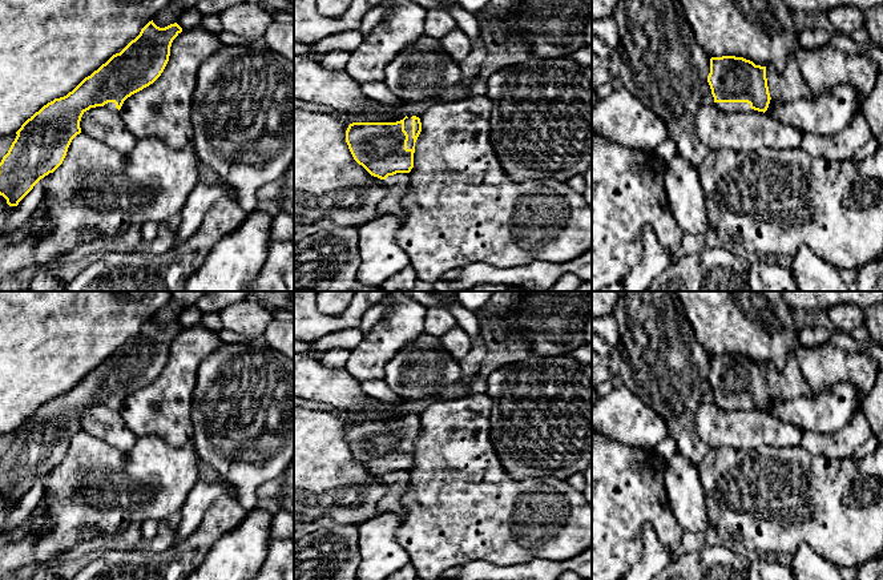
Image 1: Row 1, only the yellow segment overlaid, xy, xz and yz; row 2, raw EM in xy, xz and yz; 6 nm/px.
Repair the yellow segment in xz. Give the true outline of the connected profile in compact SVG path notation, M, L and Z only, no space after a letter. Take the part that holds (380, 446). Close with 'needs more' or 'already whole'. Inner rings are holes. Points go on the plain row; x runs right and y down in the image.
M420 416L396 420L352 420L346 440L354 458L371 474L386 478L414 466L415 440L422 430Z | needs more

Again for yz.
M722 354L710 357L707 380L714 403L725 410L766 410L770 391L766 364L755 363L743 355Z | needs more

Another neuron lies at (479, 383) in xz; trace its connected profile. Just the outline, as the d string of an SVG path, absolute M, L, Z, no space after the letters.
M476 374L472 379L472 382L468 386L468 395L475 395L480 392L487 392L487 378Z

